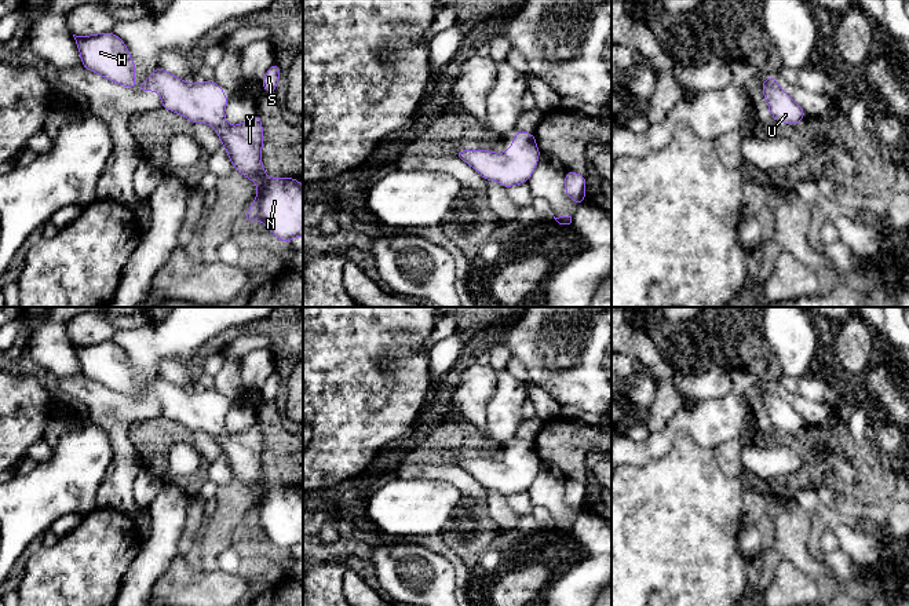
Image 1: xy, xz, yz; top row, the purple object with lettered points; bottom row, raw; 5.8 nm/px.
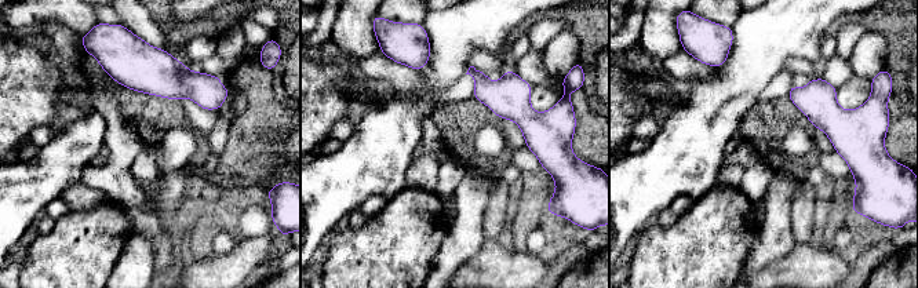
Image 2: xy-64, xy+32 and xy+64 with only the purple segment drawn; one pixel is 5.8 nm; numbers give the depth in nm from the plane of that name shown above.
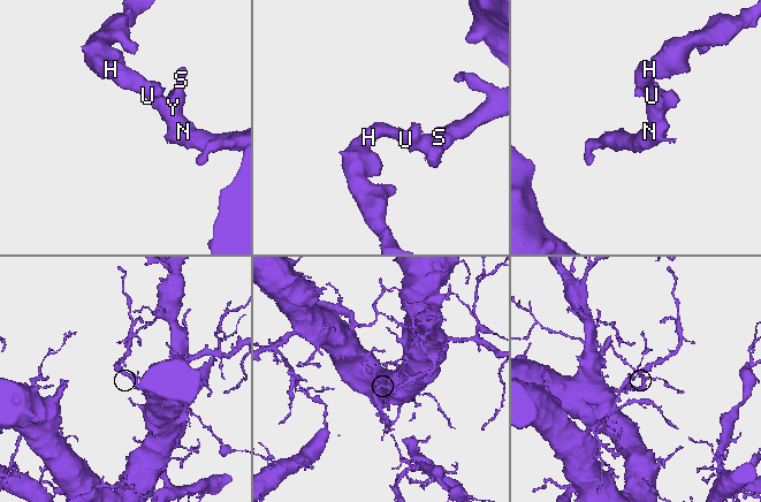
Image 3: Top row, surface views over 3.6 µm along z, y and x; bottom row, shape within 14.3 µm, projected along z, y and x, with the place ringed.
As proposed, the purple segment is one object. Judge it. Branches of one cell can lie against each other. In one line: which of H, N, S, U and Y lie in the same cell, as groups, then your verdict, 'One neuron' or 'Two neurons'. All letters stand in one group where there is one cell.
Groups: H N S U Y. One neuron

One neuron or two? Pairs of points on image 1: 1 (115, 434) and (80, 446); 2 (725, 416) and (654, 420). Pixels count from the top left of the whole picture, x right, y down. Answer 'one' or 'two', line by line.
1: two
2: two

